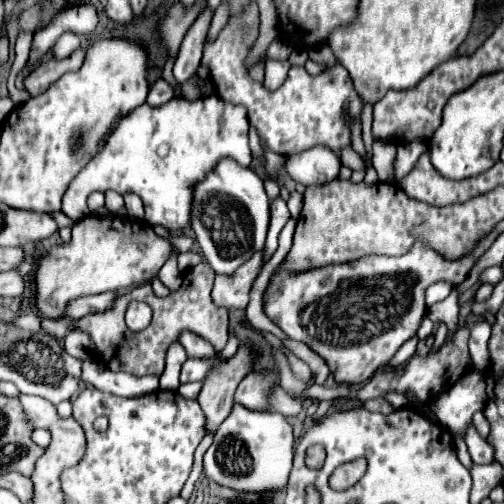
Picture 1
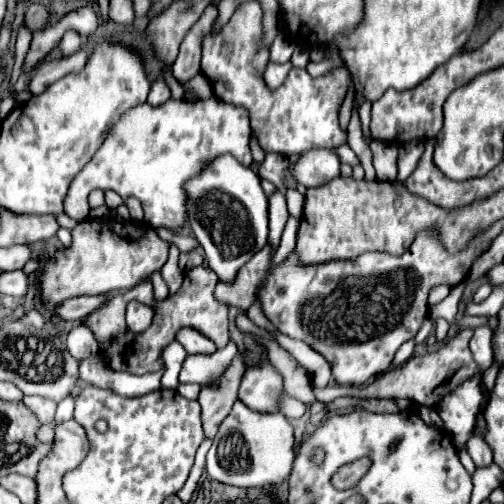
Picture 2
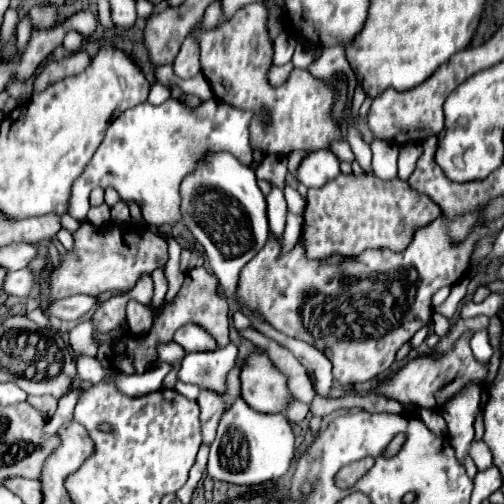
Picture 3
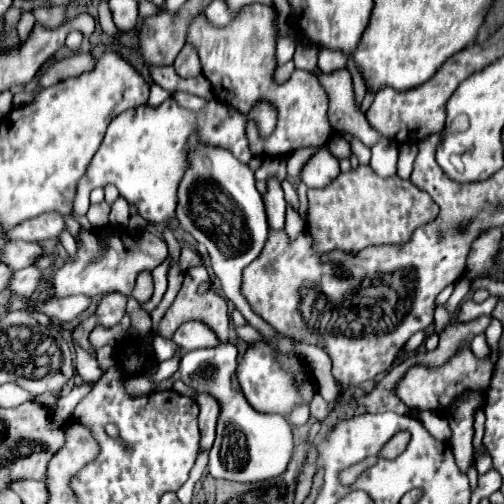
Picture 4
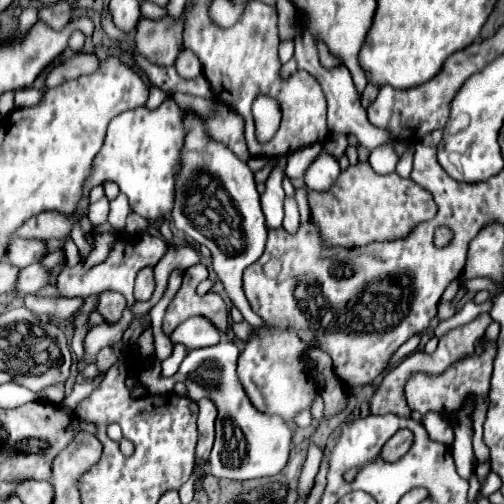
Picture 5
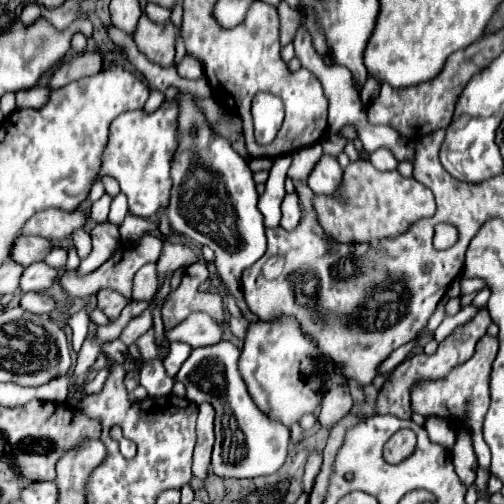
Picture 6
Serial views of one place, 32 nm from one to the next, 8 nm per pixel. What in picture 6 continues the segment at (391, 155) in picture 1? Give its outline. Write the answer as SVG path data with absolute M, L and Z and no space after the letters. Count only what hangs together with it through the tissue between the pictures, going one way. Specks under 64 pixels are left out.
M376 150L372 156L370 156L372 160L374 160L374 164L376 164L376 168L380 168L380 170L396 170L398 168L398 160L392 156L392 152L390 150Z

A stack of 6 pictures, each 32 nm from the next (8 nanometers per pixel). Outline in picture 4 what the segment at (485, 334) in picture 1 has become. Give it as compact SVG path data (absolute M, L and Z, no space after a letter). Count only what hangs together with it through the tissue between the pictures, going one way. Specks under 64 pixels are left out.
M484 334L476 336L476 340L472 340L472 352L476 356L488 356L490 354L490 346L486 344L486 336Z

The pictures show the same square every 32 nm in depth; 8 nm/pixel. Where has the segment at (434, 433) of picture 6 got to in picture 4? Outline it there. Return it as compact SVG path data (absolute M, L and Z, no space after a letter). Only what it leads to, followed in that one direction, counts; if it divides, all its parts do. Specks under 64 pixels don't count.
M420 412L420 420L432 438L436 438L440 442L450 442L452 430L450 430L448 420L444 416L440 416L440 412Z

